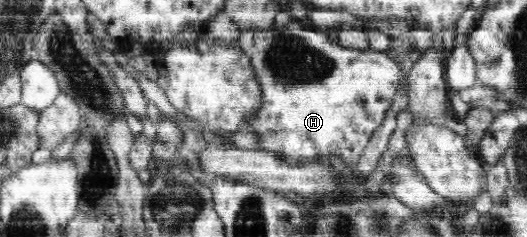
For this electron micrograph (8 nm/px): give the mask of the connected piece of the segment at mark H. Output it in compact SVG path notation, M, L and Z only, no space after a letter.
M300 20L291 24L263 30L241 32L238 41L252 63L257 82L261 85L261 103L246 120L246 131L258 138L257 148L279 154L281 161L291 164L312 164L321 156L339 156L347 168L360 160L367 142L372 140L385 115L391 108L399 88L400 69L387 51L371 48L357 50L333 44L324 32L303 30Z

